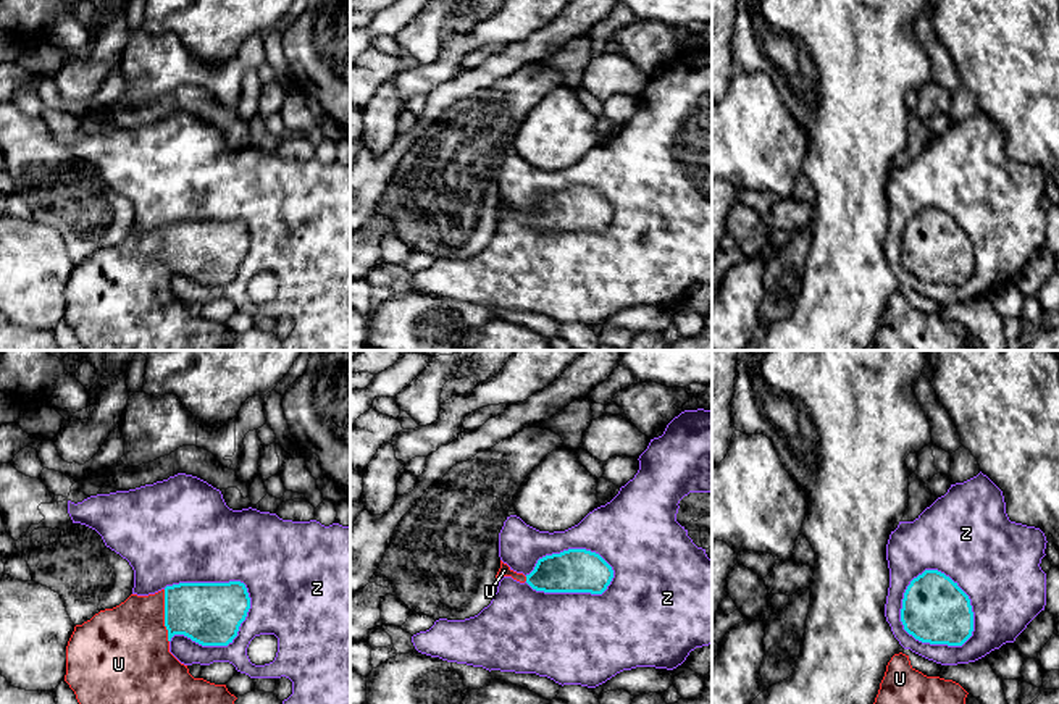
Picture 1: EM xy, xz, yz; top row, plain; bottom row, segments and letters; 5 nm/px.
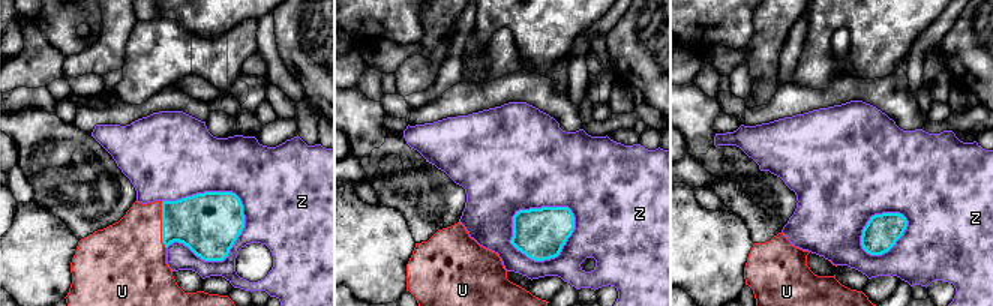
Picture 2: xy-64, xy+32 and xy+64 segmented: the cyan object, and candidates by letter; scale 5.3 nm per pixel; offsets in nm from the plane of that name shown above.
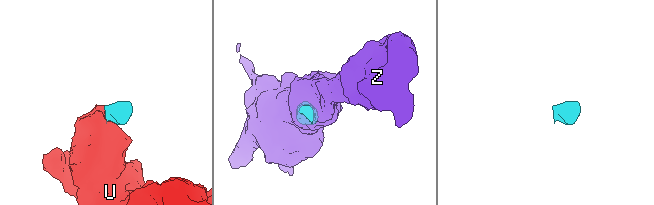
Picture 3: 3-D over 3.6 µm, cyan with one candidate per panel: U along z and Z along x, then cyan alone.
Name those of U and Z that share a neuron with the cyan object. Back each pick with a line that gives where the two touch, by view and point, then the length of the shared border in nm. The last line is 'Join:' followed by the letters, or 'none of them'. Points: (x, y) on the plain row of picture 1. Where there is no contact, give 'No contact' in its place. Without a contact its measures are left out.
U: Touches cyan at xy (165, 254). Shared border 260 nm
Join: U

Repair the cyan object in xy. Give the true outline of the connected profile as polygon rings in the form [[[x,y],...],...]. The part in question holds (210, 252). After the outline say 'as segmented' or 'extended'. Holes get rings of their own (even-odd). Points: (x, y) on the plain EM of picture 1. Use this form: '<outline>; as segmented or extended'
[[[241,220],[179,221],[149,234],[131,233],[119,244],[100,249],[74,265],[66,284],[65,320],[74,329],[82,350],[231,350],[237,336],[226,323],[194,316],[187,304],[170,291],[170,279],[174,273],[184,273],[202,284],[228,284],[237,274],[249,247],[250,236]]]; extended

